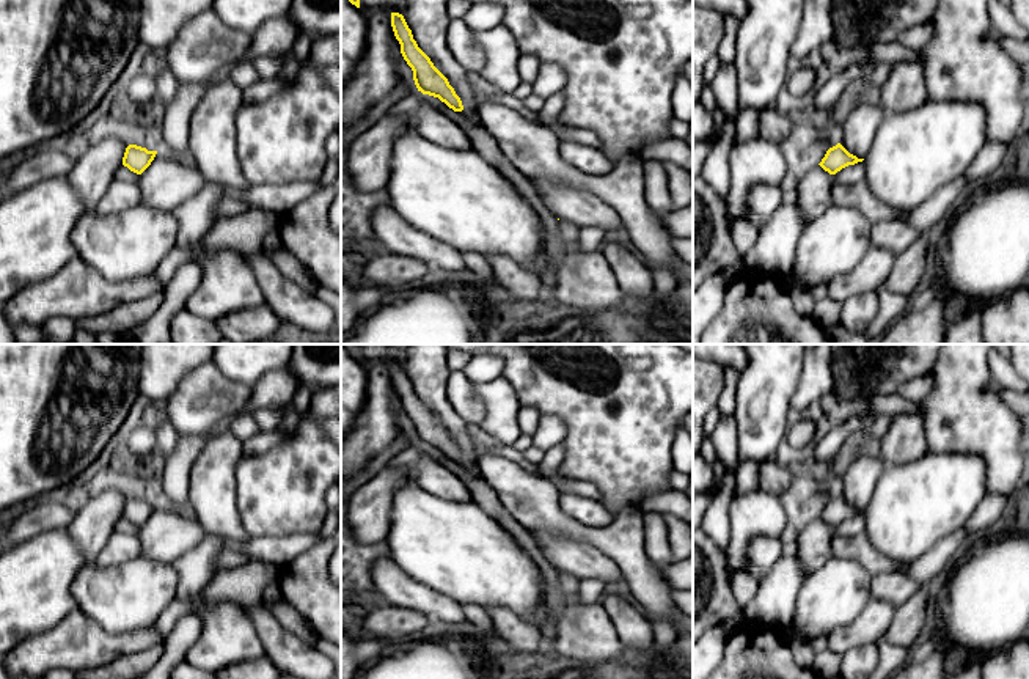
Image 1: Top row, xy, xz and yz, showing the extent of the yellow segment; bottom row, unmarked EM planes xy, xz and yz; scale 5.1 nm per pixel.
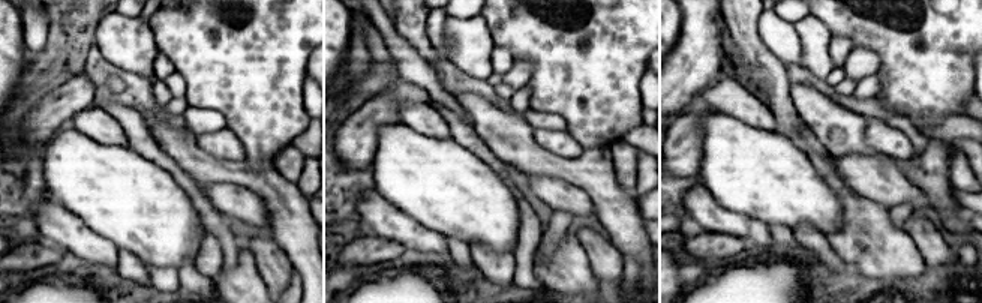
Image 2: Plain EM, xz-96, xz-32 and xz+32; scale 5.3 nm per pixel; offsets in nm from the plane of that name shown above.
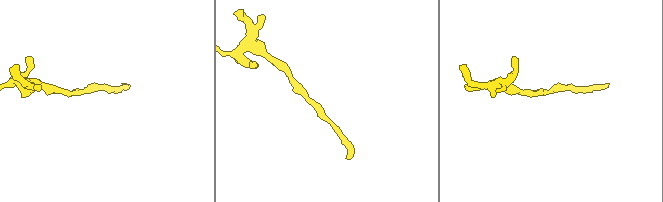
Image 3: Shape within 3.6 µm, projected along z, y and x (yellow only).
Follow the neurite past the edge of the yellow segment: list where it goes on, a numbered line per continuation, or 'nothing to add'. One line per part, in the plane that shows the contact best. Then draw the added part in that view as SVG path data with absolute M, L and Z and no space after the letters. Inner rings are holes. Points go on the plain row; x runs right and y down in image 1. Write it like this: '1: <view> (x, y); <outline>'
nothing to add

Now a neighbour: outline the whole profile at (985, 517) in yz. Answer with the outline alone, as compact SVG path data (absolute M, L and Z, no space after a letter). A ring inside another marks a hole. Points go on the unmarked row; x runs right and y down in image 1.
M1004 495L985 497L963 527L968 538L979 542L996 530L1007 503L1009 497Z

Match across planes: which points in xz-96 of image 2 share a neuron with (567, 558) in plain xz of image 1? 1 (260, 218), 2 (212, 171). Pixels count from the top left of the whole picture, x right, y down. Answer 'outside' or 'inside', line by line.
1: inside
2: outside

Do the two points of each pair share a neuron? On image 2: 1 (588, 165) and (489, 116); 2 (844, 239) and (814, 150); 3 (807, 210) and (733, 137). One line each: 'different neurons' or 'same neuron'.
1: same neuron
2: same neuron
3: same neuron

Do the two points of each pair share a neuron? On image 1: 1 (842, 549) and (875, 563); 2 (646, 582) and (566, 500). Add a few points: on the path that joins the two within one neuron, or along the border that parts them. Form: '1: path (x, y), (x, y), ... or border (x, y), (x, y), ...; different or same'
1: path (850, 549), (860, 549), (867, 557); same
2: border (560, 510), (591, 527), (605, 527), (615, 519); different

